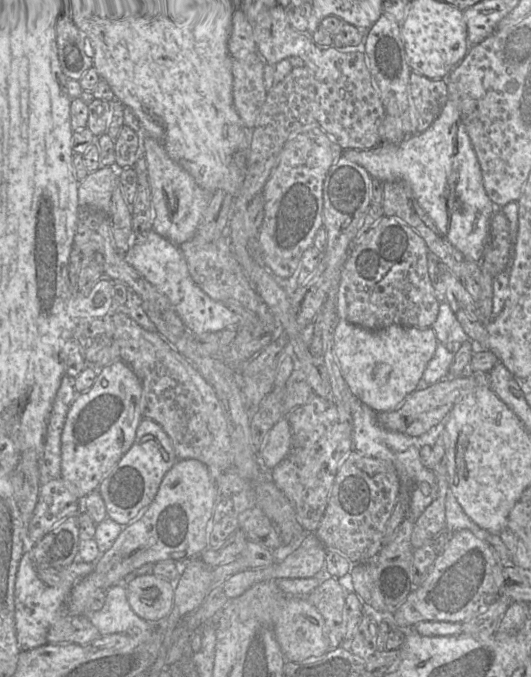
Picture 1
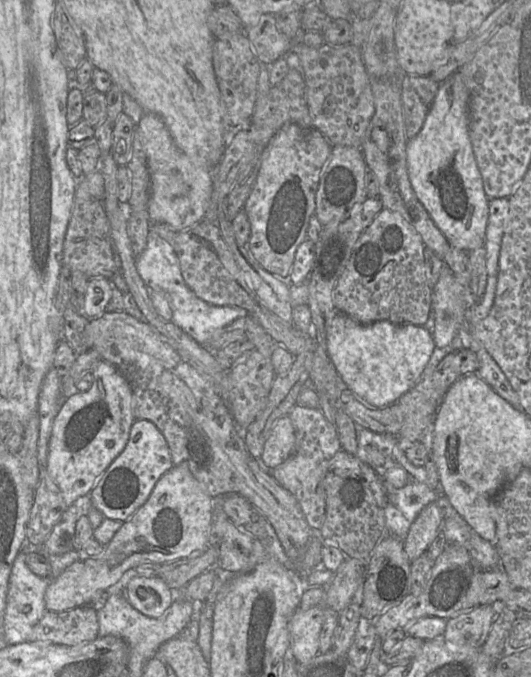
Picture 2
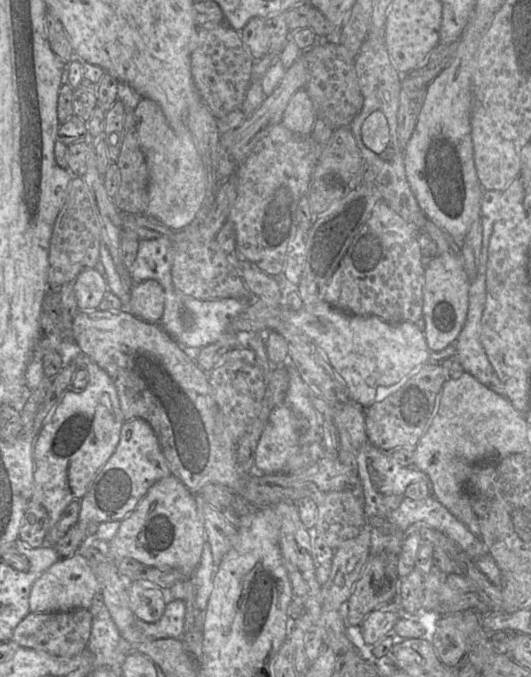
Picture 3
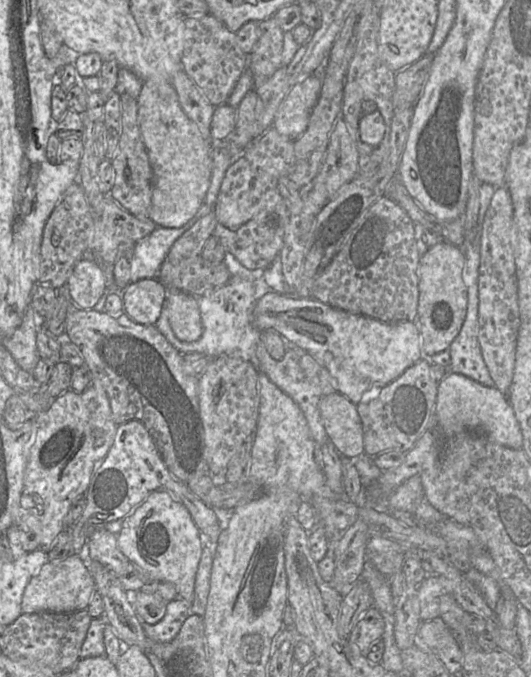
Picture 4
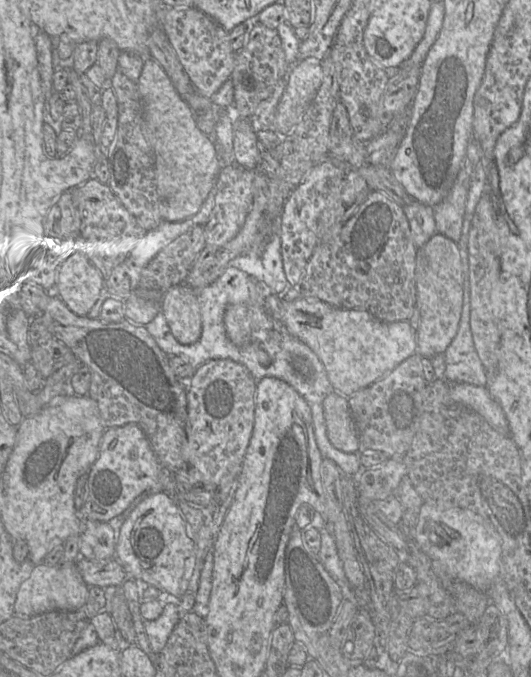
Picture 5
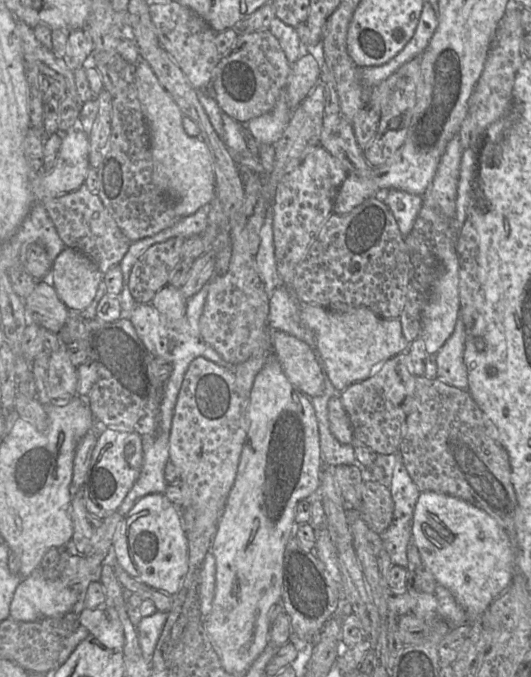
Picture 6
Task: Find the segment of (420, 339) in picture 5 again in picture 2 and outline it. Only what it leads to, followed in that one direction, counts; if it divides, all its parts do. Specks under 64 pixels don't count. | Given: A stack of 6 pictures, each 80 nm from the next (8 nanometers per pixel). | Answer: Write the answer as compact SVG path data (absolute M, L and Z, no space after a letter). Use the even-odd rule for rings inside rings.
M445 264L432 287L431 313L434 318L433 340L437 348L448 346L464 326L468 305L475 302L469 287L465 287Z

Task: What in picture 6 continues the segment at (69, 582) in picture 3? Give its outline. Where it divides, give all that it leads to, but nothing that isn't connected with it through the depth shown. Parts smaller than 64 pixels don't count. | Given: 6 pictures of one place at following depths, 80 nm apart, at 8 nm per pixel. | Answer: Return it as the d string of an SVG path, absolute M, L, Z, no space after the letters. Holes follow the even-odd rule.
M38 568L29 577L23 578L15 590L10 605L9 618L16 621L36 621L45 617L63 615L75 611L79 613L84 607L84 602L79 594L63 585L61 580L49 580L43 576L42 569Z

